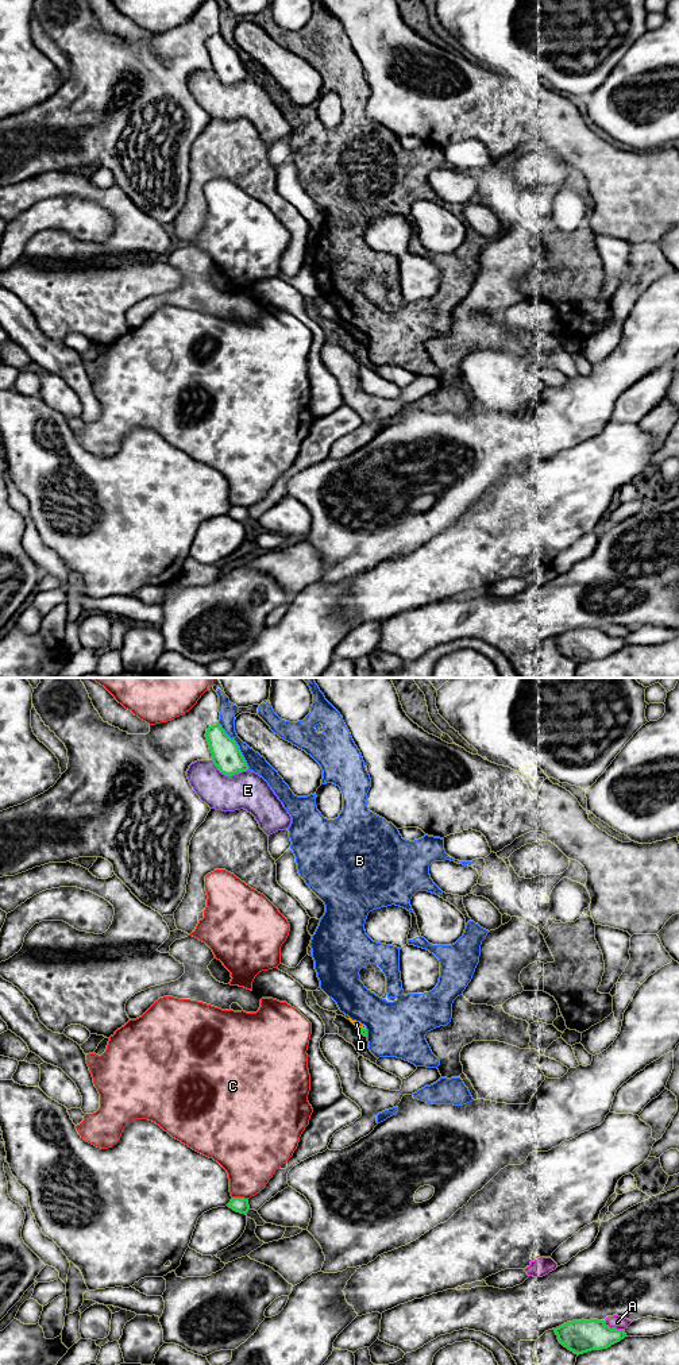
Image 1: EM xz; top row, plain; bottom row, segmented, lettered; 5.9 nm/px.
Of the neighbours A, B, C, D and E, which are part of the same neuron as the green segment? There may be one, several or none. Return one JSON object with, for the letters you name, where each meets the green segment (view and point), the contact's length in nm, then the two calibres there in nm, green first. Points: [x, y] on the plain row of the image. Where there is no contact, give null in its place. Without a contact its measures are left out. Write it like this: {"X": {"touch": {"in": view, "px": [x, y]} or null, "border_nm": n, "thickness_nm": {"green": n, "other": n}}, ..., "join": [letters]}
{"join": []}

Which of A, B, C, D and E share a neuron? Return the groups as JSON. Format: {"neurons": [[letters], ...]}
{"neurons": [["A"], ["B"], ["C"], ["D"], ["E"]]}

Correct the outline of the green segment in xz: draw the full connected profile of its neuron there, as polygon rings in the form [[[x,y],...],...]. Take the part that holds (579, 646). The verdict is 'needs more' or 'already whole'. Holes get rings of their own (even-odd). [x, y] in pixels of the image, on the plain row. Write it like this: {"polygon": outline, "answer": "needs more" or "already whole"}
{"polygon": [[[598,628],[572,629],[553,639],[559,651],[578,664],[607,658],[626,645],[624,639],[610,637],[605,629]]], "answer": "already whole"}

